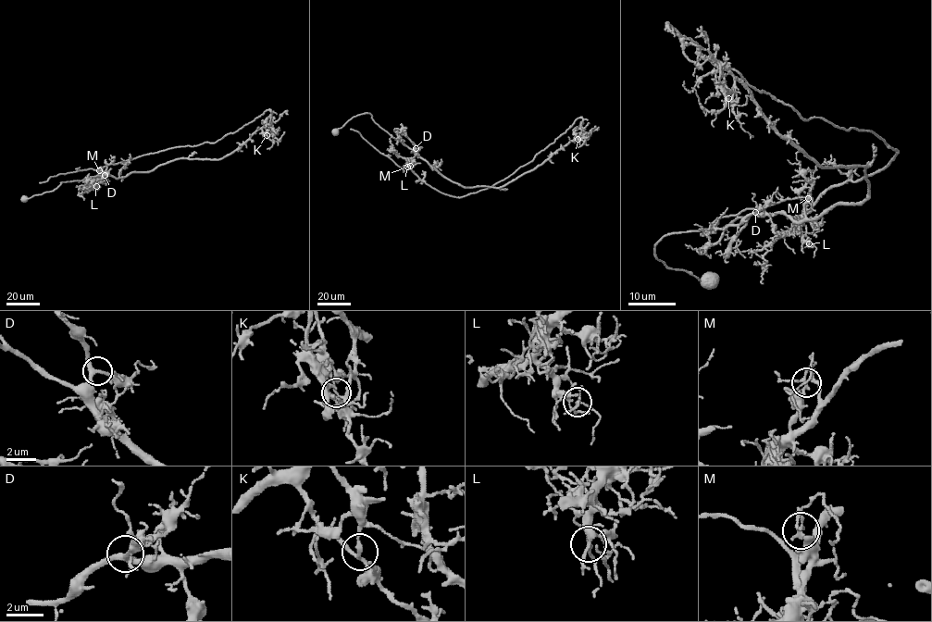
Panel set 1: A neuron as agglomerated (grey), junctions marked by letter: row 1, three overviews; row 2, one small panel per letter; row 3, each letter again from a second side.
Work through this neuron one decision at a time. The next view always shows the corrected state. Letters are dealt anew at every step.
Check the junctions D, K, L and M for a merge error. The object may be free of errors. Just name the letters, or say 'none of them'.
K

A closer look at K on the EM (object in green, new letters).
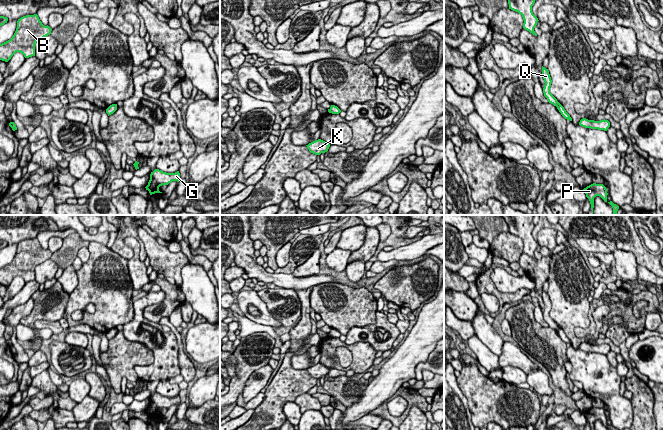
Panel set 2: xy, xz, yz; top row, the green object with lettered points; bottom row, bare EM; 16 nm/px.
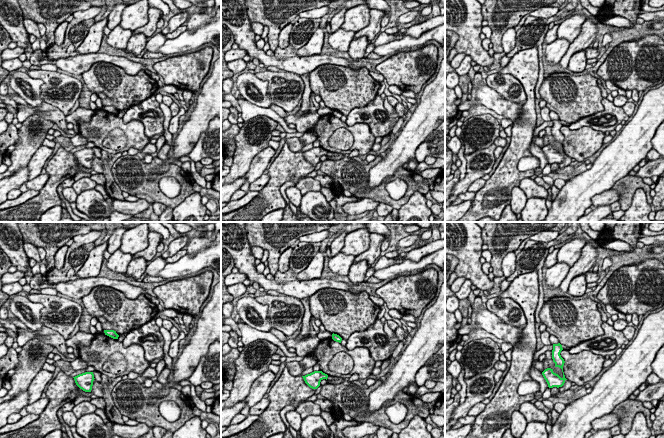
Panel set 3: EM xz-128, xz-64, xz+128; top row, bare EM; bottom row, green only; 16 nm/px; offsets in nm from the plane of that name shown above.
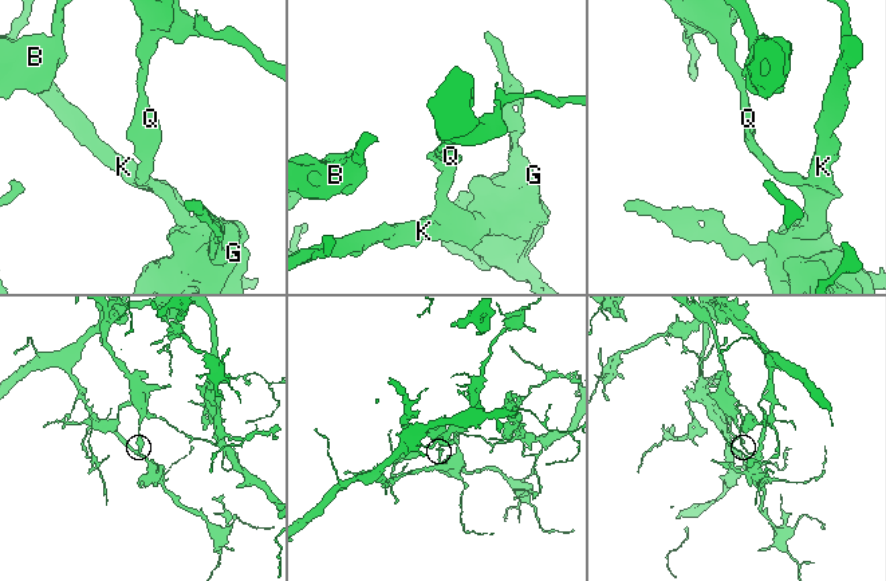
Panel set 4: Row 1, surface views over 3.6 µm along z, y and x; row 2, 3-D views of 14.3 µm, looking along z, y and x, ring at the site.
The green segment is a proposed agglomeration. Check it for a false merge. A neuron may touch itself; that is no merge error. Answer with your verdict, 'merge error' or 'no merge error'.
merge error

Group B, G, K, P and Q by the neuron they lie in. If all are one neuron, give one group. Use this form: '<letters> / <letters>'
B Q / G K P

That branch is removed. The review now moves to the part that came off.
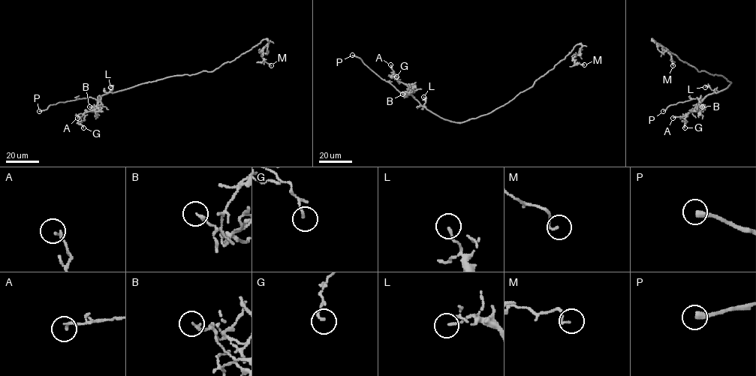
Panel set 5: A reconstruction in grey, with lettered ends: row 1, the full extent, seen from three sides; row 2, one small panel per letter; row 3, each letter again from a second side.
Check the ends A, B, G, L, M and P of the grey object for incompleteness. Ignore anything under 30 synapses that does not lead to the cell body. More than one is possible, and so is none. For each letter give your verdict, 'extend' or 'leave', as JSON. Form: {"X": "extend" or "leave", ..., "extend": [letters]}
{"A": "leave", "B": "leave", "G": "leave", "L": "leave", "M": "leave", "P": "extend", "extend": ["P"]}

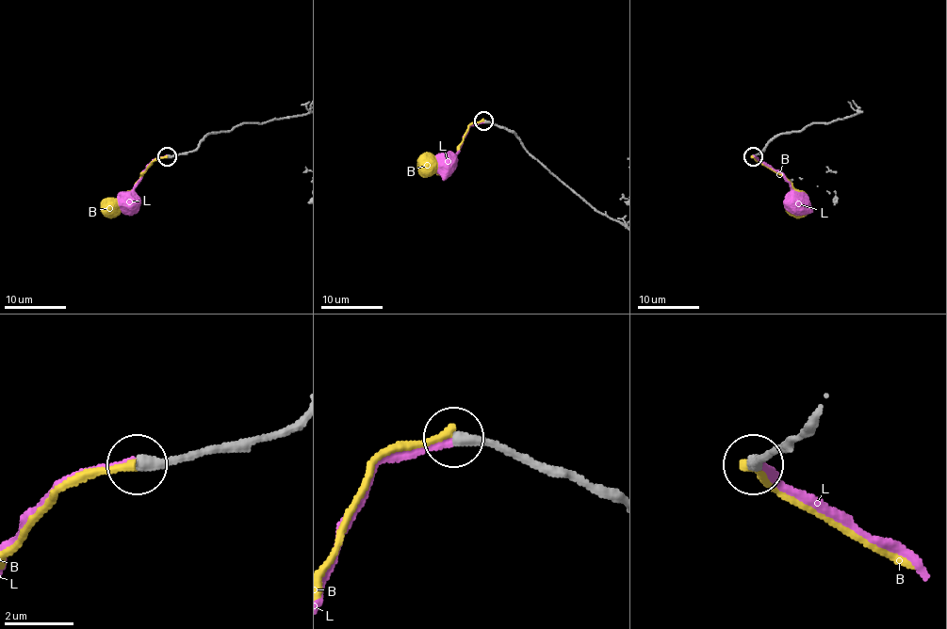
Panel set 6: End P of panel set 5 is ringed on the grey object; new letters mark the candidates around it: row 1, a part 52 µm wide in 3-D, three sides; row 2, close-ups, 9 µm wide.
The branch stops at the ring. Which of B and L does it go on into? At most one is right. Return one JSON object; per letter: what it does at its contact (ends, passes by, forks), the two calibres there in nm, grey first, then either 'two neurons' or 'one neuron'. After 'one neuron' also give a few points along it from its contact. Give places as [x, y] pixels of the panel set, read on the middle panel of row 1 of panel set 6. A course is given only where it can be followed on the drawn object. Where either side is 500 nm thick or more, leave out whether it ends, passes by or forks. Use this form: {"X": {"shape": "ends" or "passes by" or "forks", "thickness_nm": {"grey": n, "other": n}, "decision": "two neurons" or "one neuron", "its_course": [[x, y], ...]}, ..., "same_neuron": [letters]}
{"B": {"shape": "ends", "thickness_nm": {"grey": 360, "other": 240}, "decision": "one neuron", "its_course": [[482, 120], [474, 122], [469, 127], [460, 150], [441, 173], [434, 170], [433, 164], [427, 162]]}, "L": {"shape": "ends", "thickness_nm": {"grey": 360, "other": 240}, "decision": "two neurons"}, "same_neuron": ["B"]}

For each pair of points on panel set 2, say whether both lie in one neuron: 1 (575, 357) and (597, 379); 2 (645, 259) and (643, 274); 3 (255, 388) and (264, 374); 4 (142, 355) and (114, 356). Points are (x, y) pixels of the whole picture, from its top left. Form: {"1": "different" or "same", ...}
{"1": "same", "2": "different", "3": "same", "4": "same"}

